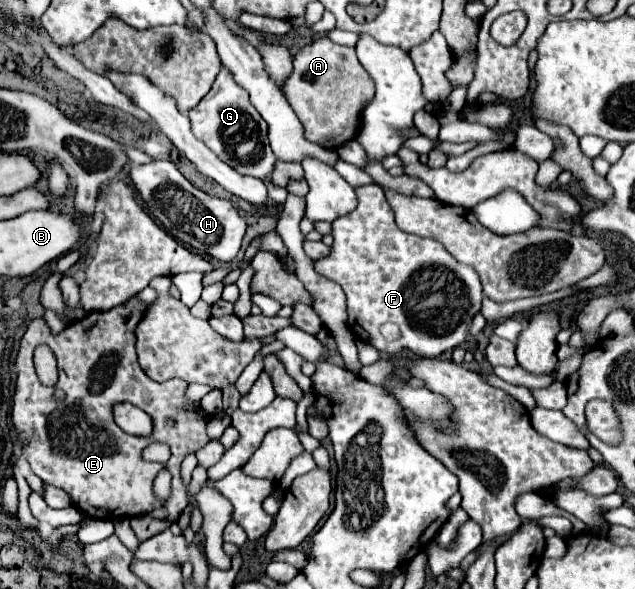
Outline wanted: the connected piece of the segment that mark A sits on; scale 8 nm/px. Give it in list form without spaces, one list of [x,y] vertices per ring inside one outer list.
[[[320,36],[304,46],[294,56],[294,72],[284,86],[286,98],[304,126],[304,138],[336,150],[356,136],[362,124],[362,110],[374,96],[374,82],[356,58],[356,50],[334,44],[330,38]]]

